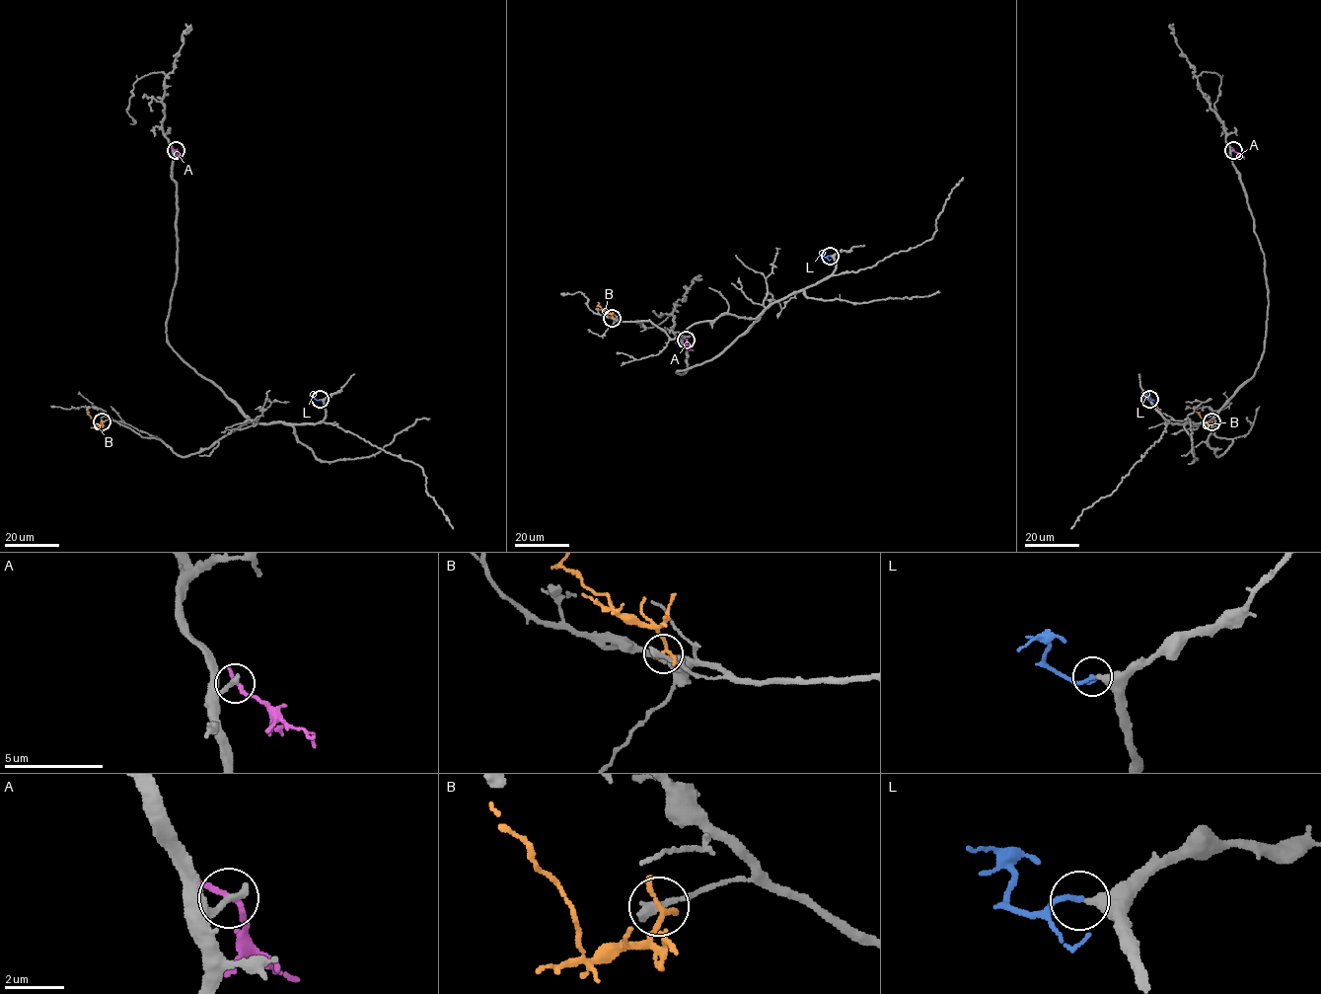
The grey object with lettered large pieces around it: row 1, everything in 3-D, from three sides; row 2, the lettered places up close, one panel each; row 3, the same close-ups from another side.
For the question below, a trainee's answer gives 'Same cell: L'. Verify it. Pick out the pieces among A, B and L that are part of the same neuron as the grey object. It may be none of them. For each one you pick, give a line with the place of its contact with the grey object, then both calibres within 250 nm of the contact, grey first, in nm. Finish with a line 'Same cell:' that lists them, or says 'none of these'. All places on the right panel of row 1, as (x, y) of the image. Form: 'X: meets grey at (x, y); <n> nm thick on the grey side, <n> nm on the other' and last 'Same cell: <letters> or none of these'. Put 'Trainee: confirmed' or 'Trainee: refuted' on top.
Trainee: confirmed
L: meets grey at (1149, 399); 380 nm thick on the grey side, 180 nm on the other
Same cell: L

